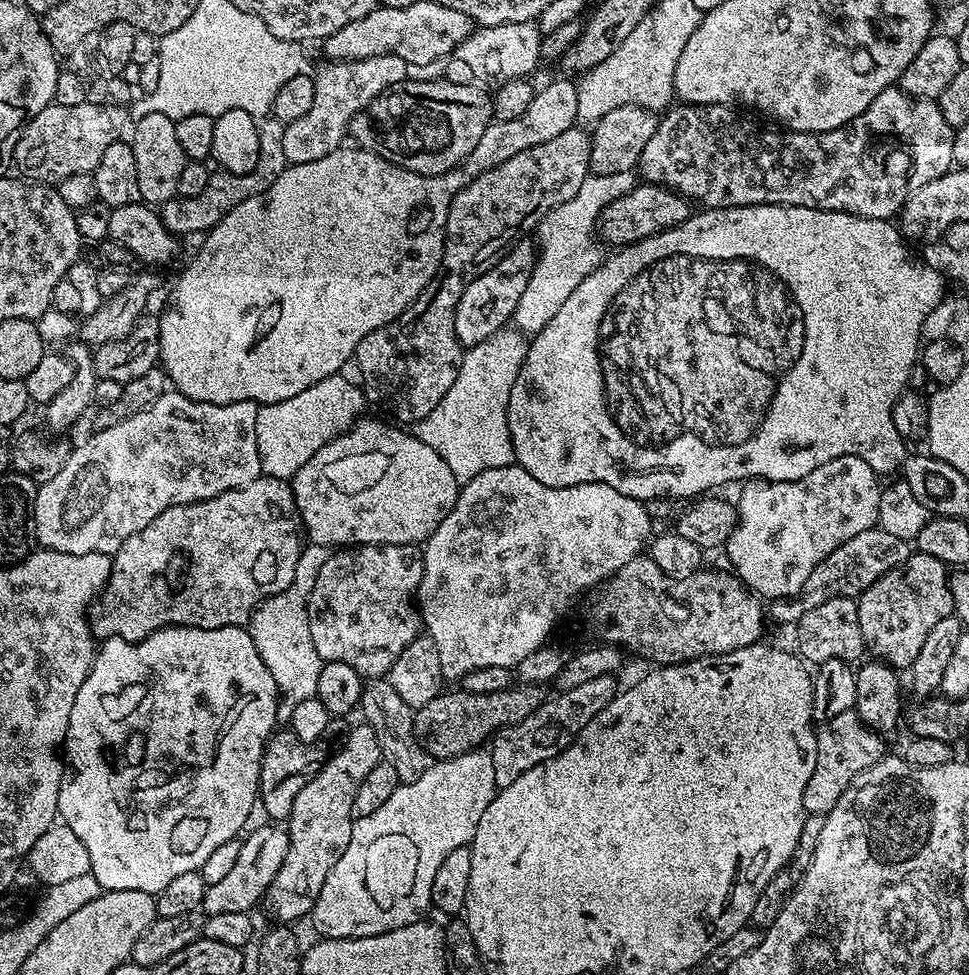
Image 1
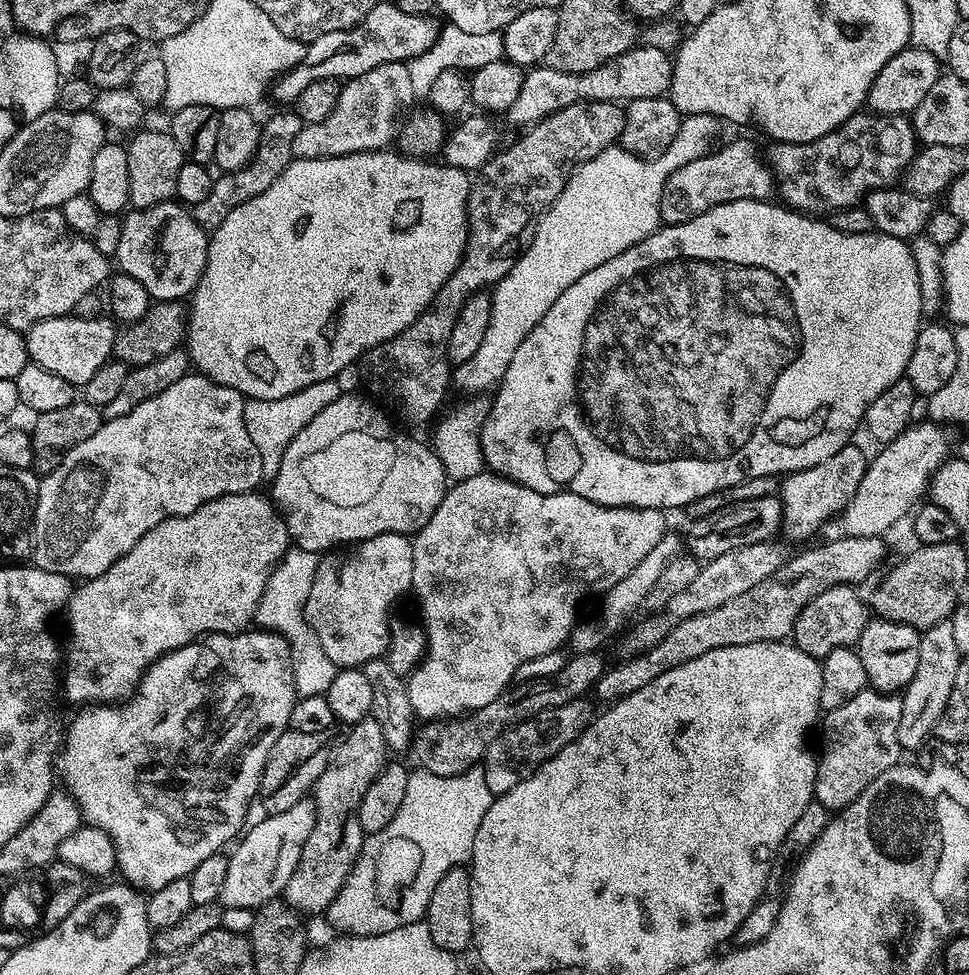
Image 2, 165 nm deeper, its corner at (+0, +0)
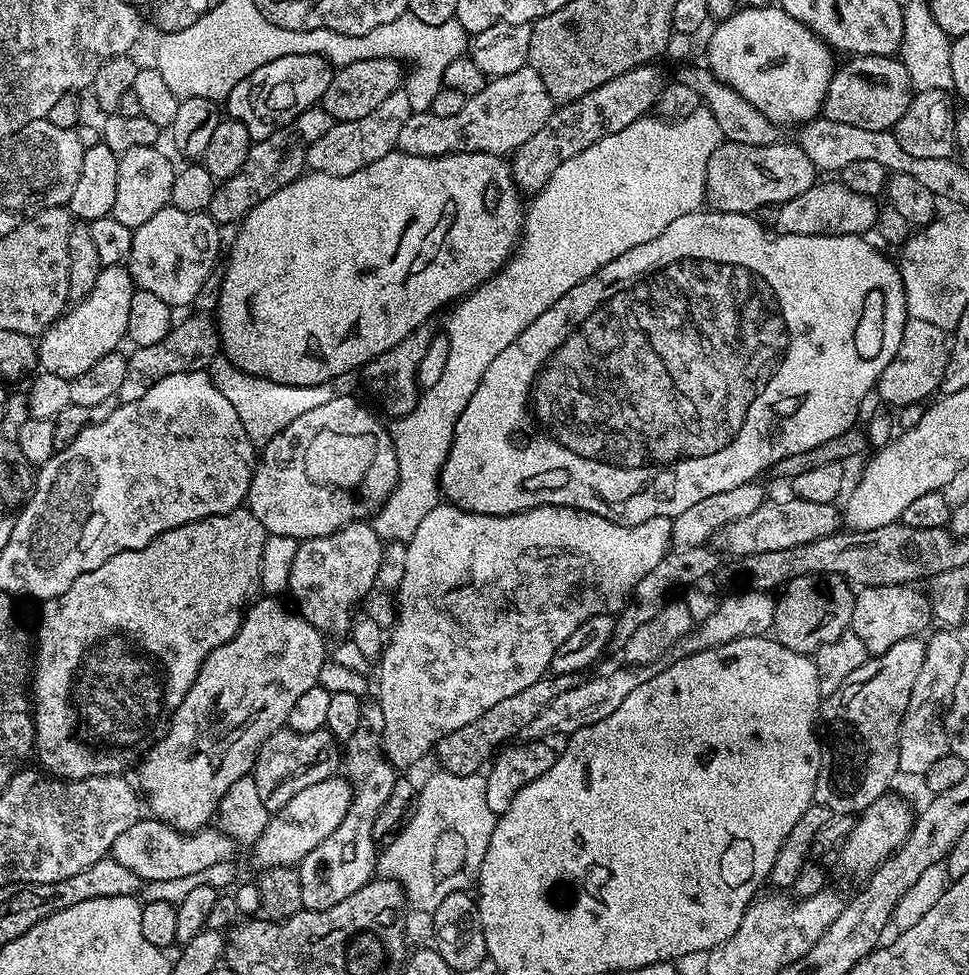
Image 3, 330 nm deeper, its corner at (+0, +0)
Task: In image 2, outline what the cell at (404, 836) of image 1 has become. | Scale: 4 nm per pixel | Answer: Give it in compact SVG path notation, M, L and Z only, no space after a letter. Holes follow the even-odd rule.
M483 767L471 768L469 772L457 776L439 776L423 770L409 771L402 810L394 814L390 826L365 835L362 850L342 890L338 890L338 898L334 898L328 907L326 919L337 928L337 933L350 936L377 936L407 924L421 923L430 906L430 894L434 894L434 886L442 882L442 874L471 861L474 842L480 835L482 818L488 816L492 807L494 797L486 786Z

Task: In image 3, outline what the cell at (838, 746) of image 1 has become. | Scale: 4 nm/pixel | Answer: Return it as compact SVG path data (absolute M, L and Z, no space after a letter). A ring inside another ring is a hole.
M920 636L908 637L904 641L900 641L891 646L885 653L873 655L865 664L858 666L858 670L854 670L854 674L850 674L850 678L846 678L846 682L842 682L842 686L834 695L827 697L819 705L818 720L822 725L822 731L818 736L818 767L816 769L816 791L814 793L815 803L826 806L833 814L842 816L852 816L865 812L877 798L885 795L889 791L888 788L892 784L892 779L898 776L900 772L900 763L898 762L898 734L902 726L902 718L906 714L906 710L910 706L910 694L914 690L914 686L918 682L918 674L922 674L922 662L926 658L926 643Z

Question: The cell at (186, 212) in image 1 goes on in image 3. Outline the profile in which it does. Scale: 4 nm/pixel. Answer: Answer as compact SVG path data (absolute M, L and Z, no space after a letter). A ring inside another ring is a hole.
M323 106L308 108L286 126L274 130L274 134L252 143L238 172L217 187L207 209L208 215L221 226L239 225L248 212L254 210L254 206L266 202L270 194L282 190L282 186L302 175L306 168L308 147L318 142L318 138L322 138L322 134L326 134L333 123L332 116L326 114Z

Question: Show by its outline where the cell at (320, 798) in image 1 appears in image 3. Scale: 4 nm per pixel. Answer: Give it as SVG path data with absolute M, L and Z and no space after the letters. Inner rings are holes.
M365 699L357 730L342 748L342 768L352 786L350 810L346 810L346 818L342 818L338 830L334 830L326 842L318 842L318 846L314 846L314 850L310 850L310 854L306 854L298 865L302 902L307 911L326 910L350 898L350 894L354 894L354 890L362 890L362 886L366 886L377 871L378 846L374 842L374 818L378 818L382 802L390 798L390 790L394 790L394 782L398 779L397 769L384 756L382 730L385 726L379 699Z

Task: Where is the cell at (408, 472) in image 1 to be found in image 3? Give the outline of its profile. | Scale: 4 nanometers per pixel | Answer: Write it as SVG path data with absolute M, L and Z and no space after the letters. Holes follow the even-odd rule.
M333 395L326 406L318 406L302 418L294 418L286 430L274 434L259 453L246 507L262 522L269 536L285 536L296 541L322 538L334 534L348 524L364 522L388 501L388 495L398 483L398 458L392 445L392 433L380 425L381 417L375 411L363 408L355 395Z

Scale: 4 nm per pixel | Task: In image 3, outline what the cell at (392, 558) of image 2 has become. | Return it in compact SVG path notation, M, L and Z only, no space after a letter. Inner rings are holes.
M368 522L348 524L334 534L299 541L290 566L288 592L296 599L295 607L304 620L313 624L325 637L343 637L351 627L353 612L370 586L374 586L384 545L385 541Z

